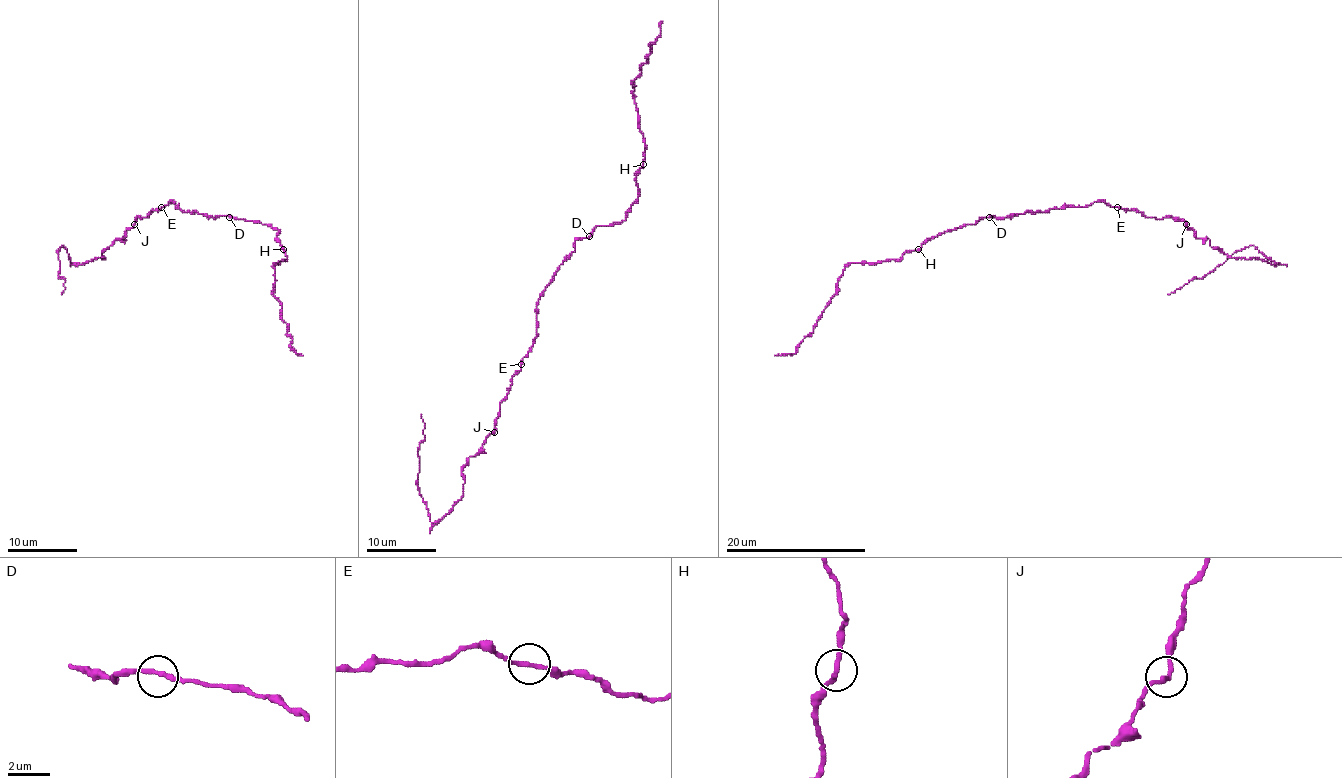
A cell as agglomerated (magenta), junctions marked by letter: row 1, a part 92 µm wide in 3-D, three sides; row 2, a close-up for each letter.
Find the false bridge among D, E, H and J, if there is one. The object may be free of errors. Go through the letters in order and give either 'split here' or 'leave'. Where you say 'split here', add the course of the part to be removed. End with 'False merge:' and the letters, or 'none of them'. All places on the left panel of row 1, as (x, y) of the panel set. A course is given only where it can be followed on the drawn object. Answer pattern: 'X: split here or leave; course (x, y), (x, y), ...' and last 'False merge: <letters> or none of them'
D: leave
E: leave
H: leave
J: leave
False merge: none of them

